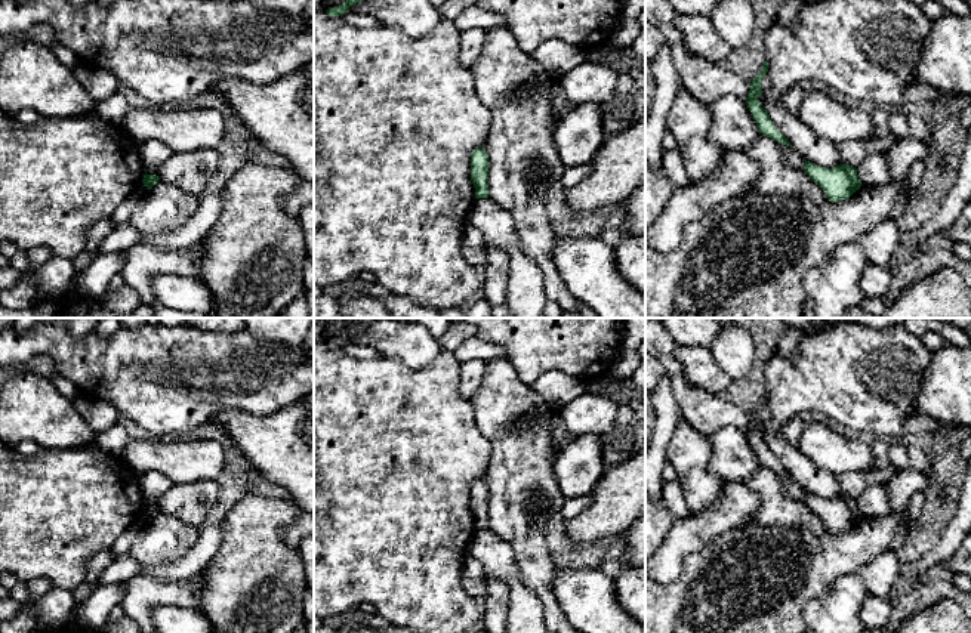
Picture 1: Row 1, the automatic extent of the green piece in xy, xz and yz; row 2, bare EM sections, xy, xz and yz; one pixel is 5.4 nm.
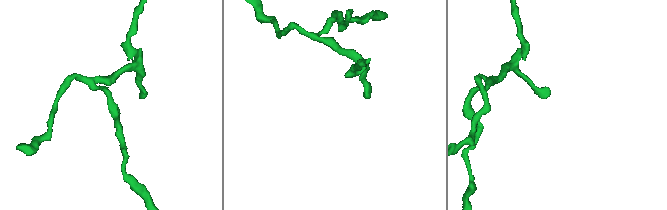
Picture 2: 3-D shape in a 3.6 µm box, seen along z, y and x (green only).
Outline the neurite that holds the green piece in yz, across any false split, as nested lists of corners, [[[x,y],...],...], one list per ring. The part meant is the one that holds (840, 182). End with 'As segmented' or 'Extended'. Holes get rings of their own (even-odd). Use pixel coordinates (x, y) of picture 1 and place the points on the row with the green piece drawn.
[[[805,160],[804,173],[823,188],[829,201],[835,203],[851,197],[861,186],[857,169],[847,164],[824,169]]]. As segmented

